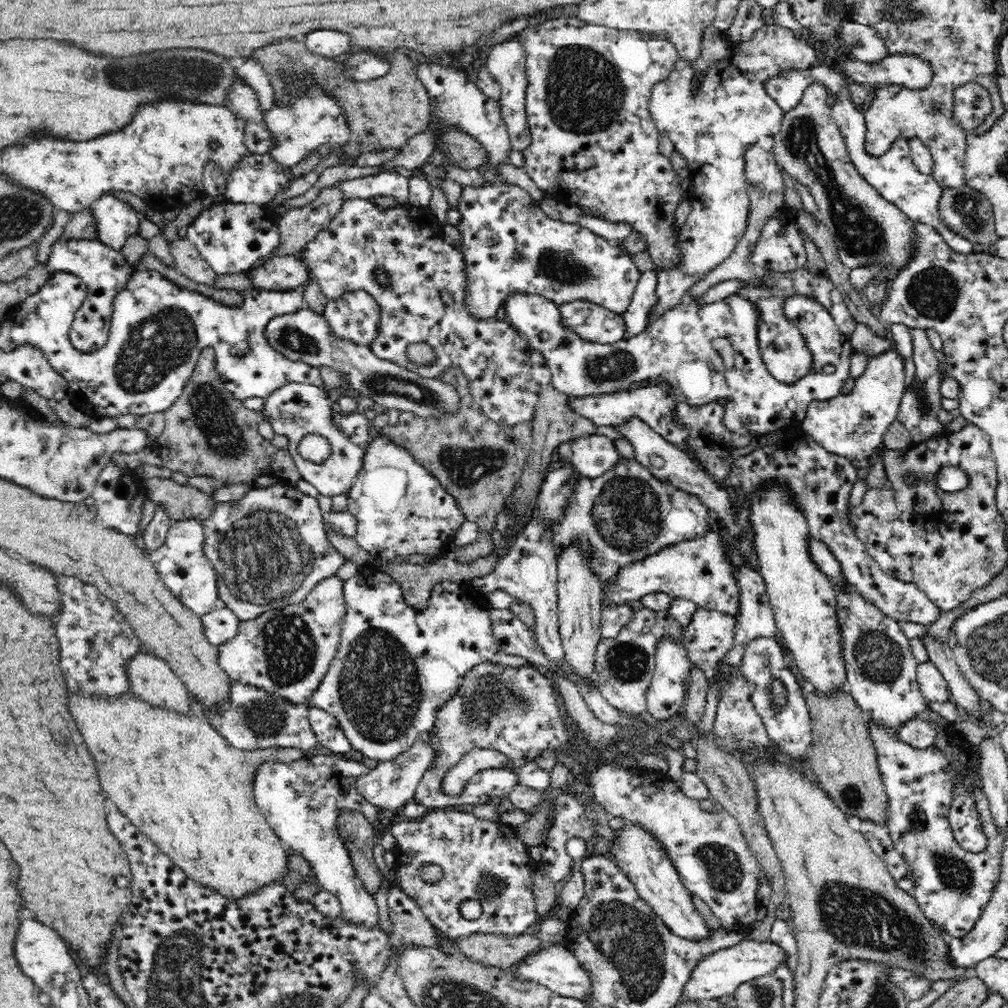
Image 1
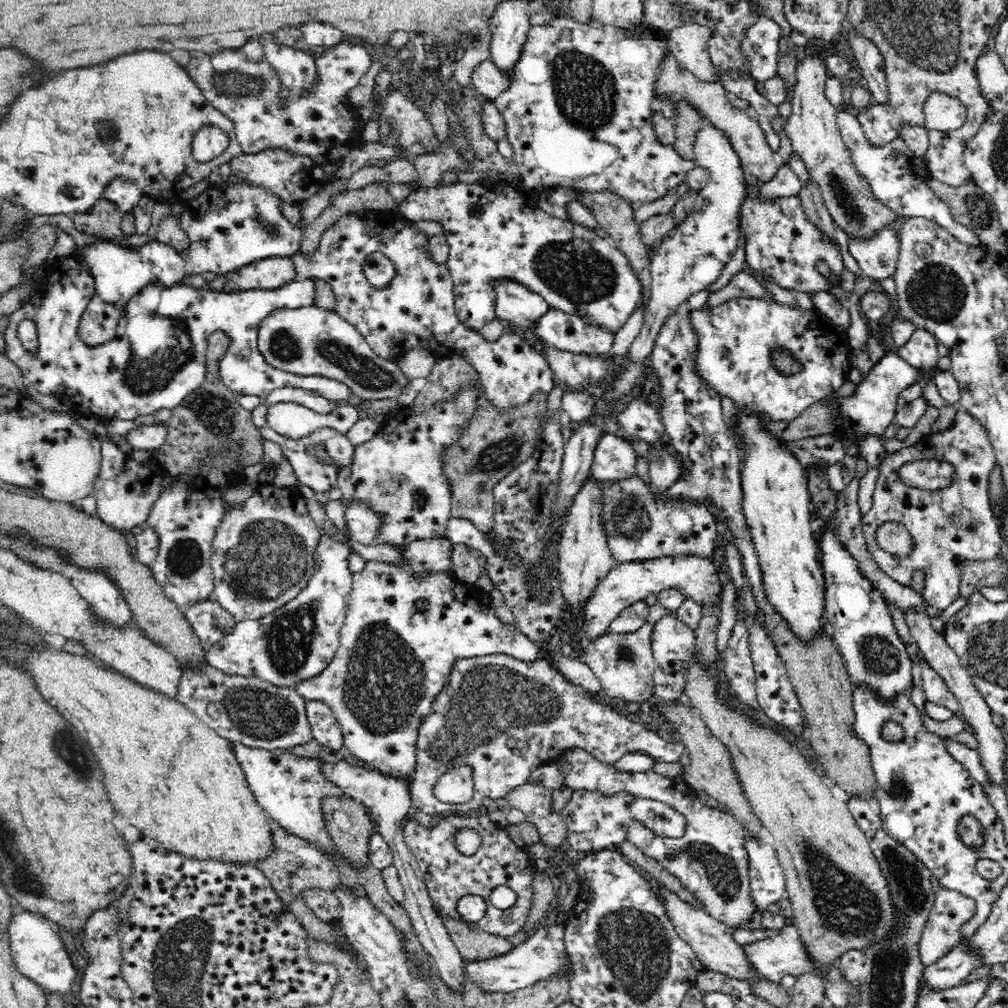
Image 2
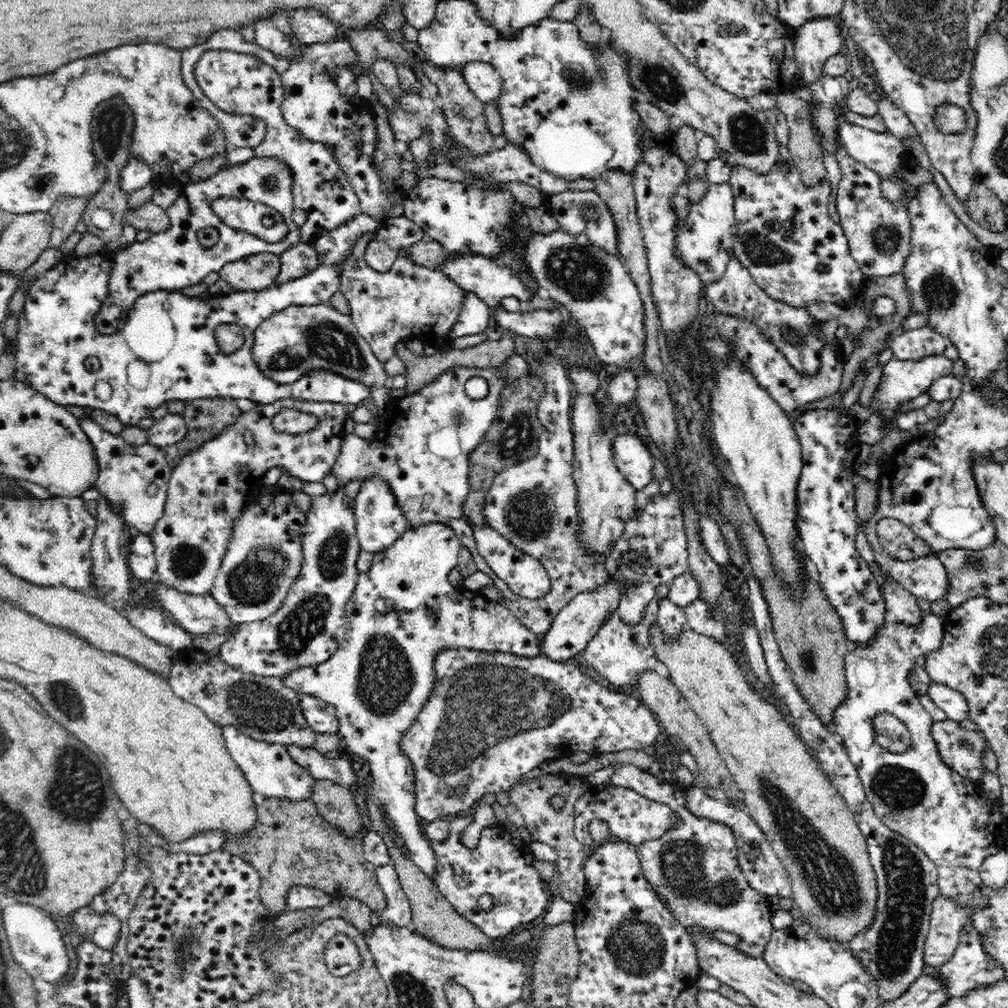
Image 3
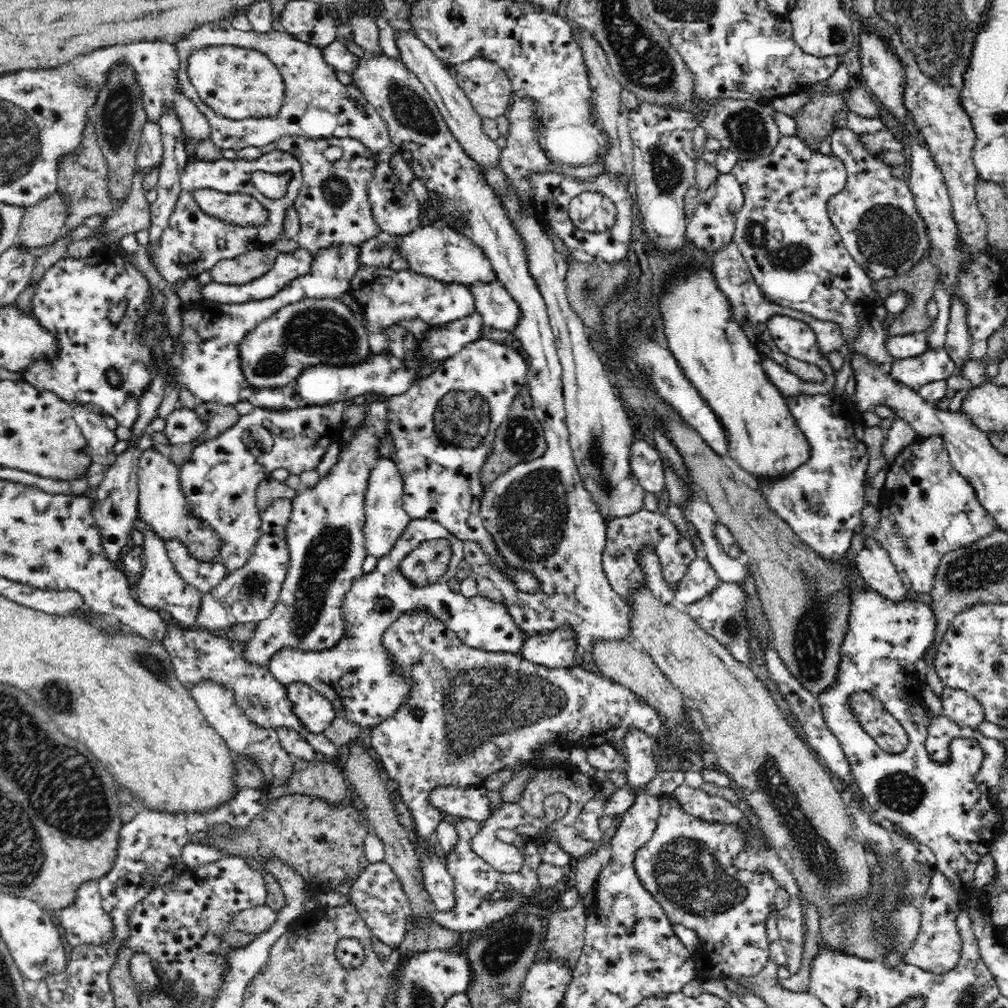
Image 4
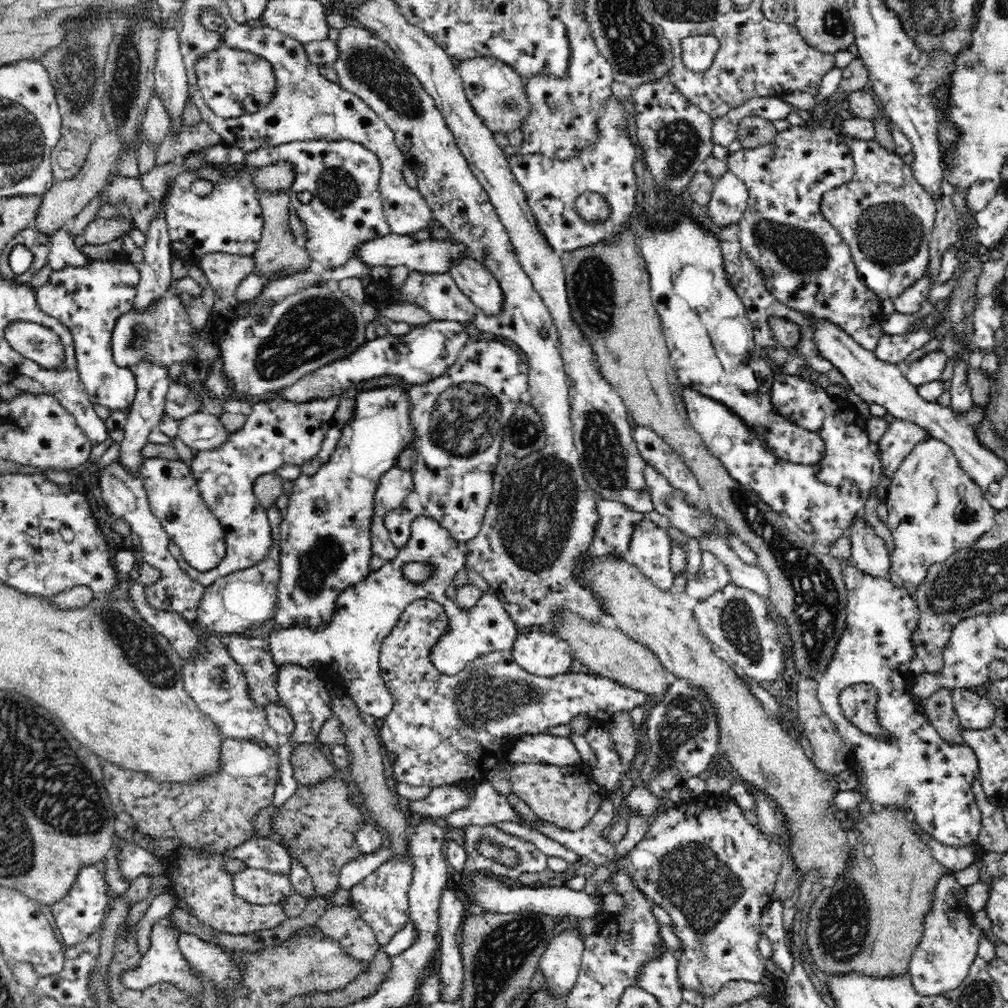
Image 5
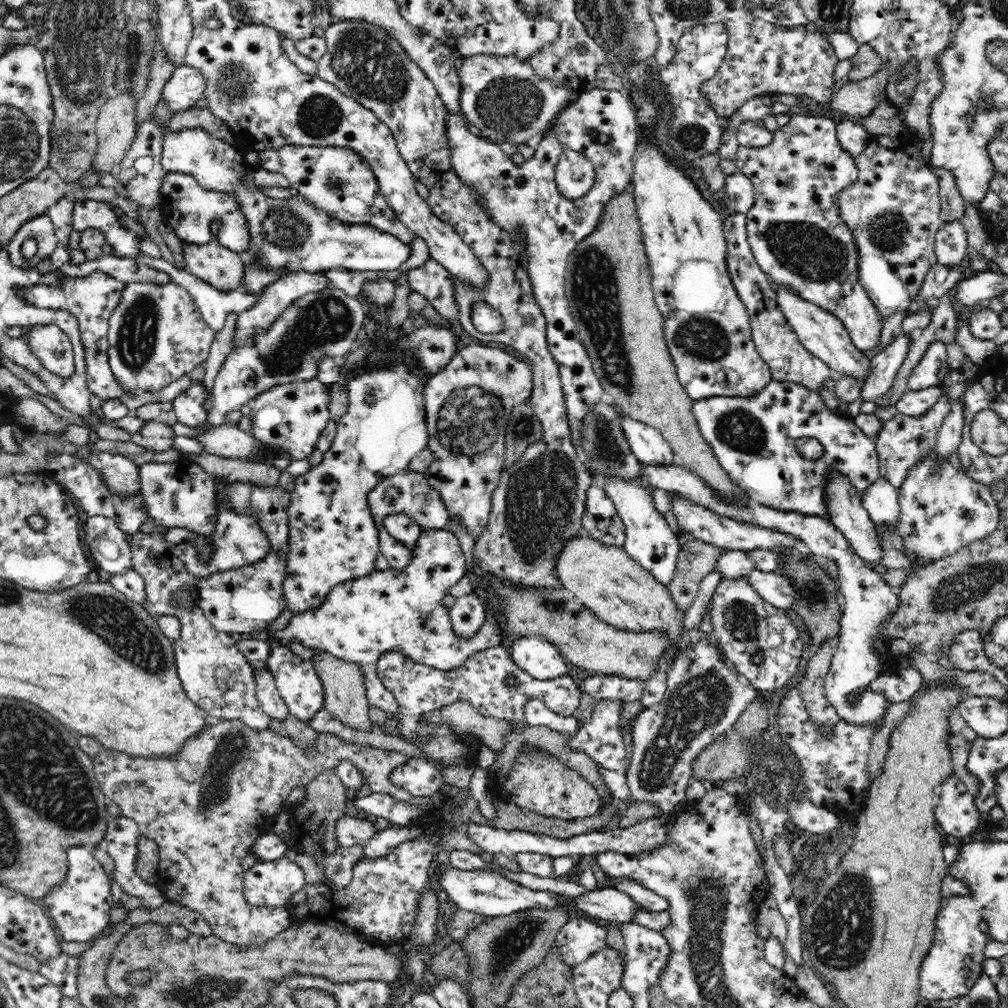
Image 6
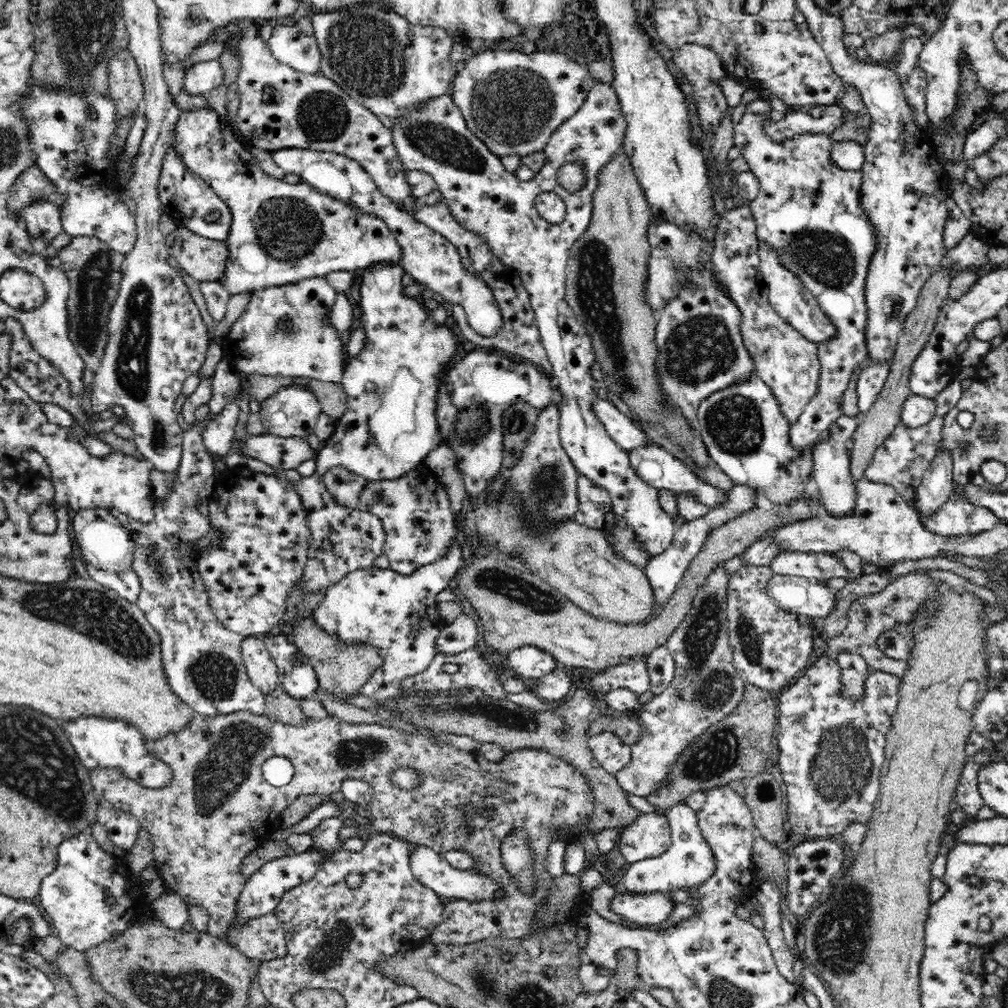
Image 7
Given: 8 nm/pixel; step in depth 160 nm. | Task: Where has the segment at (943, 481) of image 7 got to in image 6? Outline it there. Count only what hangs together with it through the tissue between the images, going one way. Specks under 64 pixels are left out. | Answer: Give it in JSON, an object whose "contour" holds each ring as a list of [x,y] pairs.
{"contour":[[[959,399],[954,400],[950,402],[950,412],[936,434],[937,441],[932,451],[936,451],[942,457],[947,457],[952,451],[956,451],[962,440],[963,426],[963,406]]]}

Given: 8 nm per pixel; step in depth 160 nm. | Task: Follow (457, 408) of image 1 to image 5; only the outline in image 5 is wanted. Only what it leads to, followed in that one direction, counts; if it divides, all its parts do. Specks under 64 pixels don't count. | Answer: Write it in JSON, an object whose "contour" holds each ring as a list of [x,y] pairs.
{"contour":[[[336,281],[306,287],[270,306],[261,321],[241,318],[230,326],[221,340],[224,371],[233,379],[236,397],[252,395],[258,399],[292,386],[303,375],[326,364],[342,361],[365,344],[362,304],[346,296]]]}

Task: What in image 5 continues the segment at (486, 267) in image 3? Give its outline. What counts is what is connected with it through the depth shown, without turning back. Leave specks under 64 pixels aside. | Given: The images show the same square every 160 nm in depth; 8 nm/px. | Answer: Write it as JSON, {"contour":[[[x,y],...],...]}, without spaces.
{"contour":[[[394,233],[378,238],[373,238],[366,244],[362,244],[354,257],[361,258],[368,269],[377,266],[390,267],[406,266],[411,272],[416,273],[450,273],[453,267],[460,265],[462,261],[468,261],[472,257],[469,247],[464,243],[449,237],[430,237],[425,241],[416,241],[412,235],[400,236]]]}

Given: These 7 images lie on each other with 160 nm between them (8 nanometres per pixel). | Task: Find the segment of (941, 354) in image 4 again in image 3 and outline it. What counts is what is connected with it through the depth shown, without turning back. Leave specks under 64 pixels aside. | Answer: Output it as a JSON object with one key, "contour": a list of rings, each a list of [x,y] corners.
{"contour":[[[943,354],[927,356],[917,361],[907,361],[893,357],[883,366],[880,388],[874,396],[872,408],[880,410],[884,414],[885,421],[890,420],[897,407],[927,392],[928,387],[938,378],[952,375],[952,362],[953,360]]]}

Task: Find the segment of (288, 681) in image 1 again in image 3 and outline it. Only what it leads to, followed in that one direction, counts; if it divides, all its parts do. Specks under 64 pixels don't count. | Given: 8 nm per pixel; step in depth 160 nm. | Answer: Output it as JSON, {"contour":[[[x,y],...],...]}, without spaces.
{"contour":[[[339,485],[336,492],[312,497],[312,506],[305,512],[306,526],[302,526],[303,559],[300,576],[296,578],[285,602],[274,615],[261,621],[239,624],[235,633],[215,650],[215,656],[218,656],[223,664],[259,677],[276,677],[284,680],[294,670],[321,665],[338,650],[346,634],[345,608],[356,588],[360,573],[356,568],[356,560],[361,551],[355,531],[354,513],[351,512],[353,499],[345,496],[344,488],[345,485]]]}

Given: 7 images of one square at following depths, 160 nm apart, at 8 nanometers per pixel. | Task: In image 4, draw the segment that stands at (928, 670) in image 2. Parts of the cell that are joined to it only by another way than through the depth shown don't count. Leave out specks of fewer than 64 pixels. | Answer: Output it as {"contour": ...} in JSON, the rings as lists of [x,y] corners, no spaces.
{"contour":[[[945,687],[940,696],[943,714],[963,727],[976,729],[984,722],[982,705],[966,691]]]}

